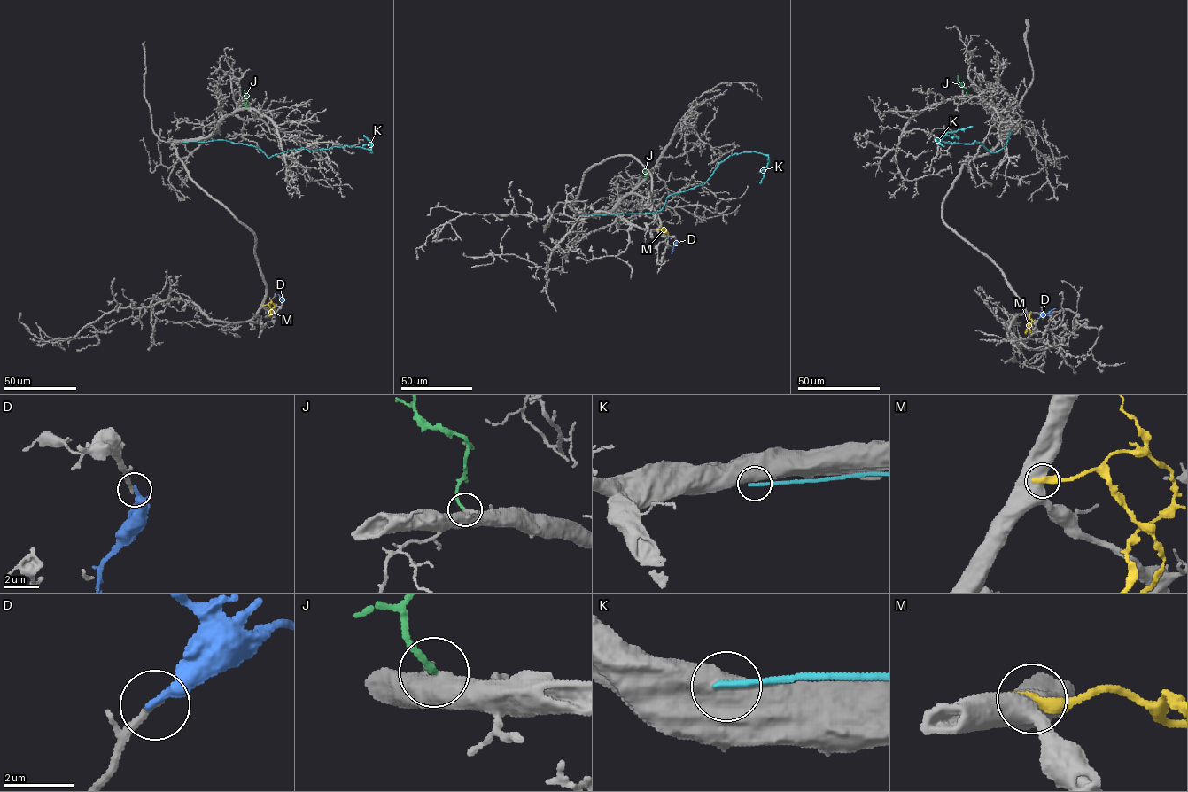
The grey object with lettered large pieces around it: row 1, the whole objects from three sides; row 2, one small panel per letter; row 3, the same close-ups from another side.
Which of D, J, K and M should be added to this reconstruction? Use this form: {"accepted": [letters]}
{"accepted": ["J"]}

